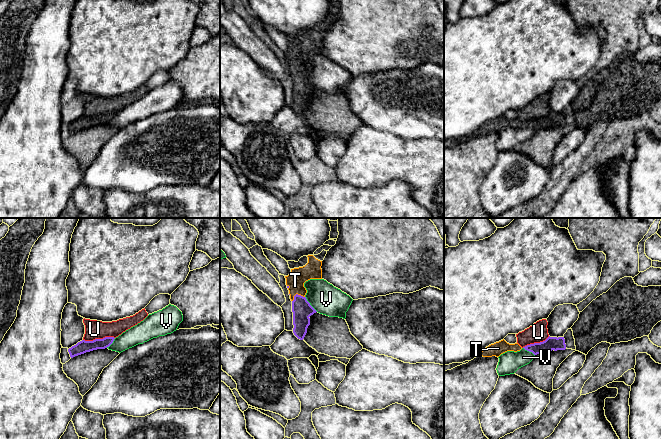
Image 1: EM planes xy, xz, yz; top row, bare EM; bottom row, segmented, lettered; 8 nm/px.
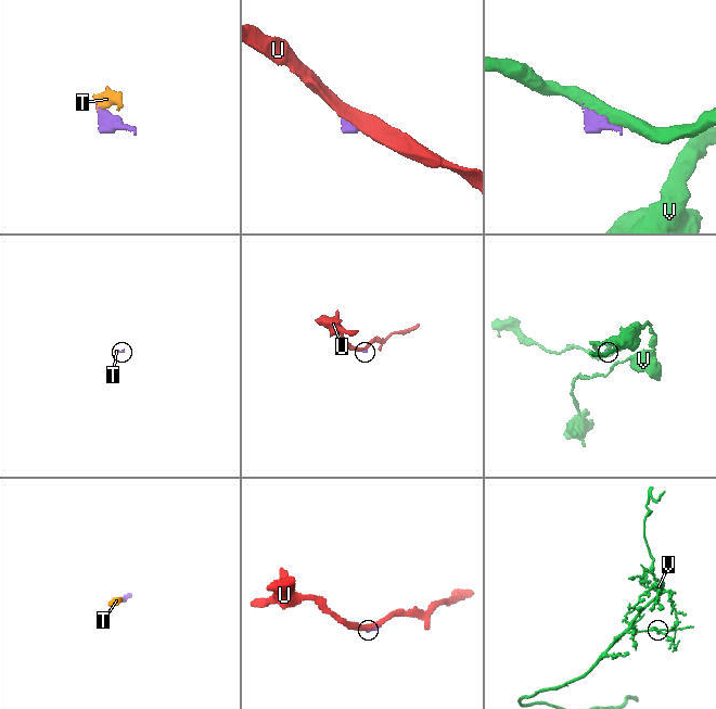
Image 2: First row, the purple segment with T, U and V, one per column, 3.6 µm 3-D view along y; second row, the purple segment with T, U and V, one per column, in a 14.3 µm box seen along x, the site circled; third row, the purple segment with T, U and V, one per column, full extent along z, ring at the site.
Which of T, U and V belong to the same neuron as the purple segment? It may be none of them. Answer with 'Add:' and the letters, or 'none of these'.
Add: T

